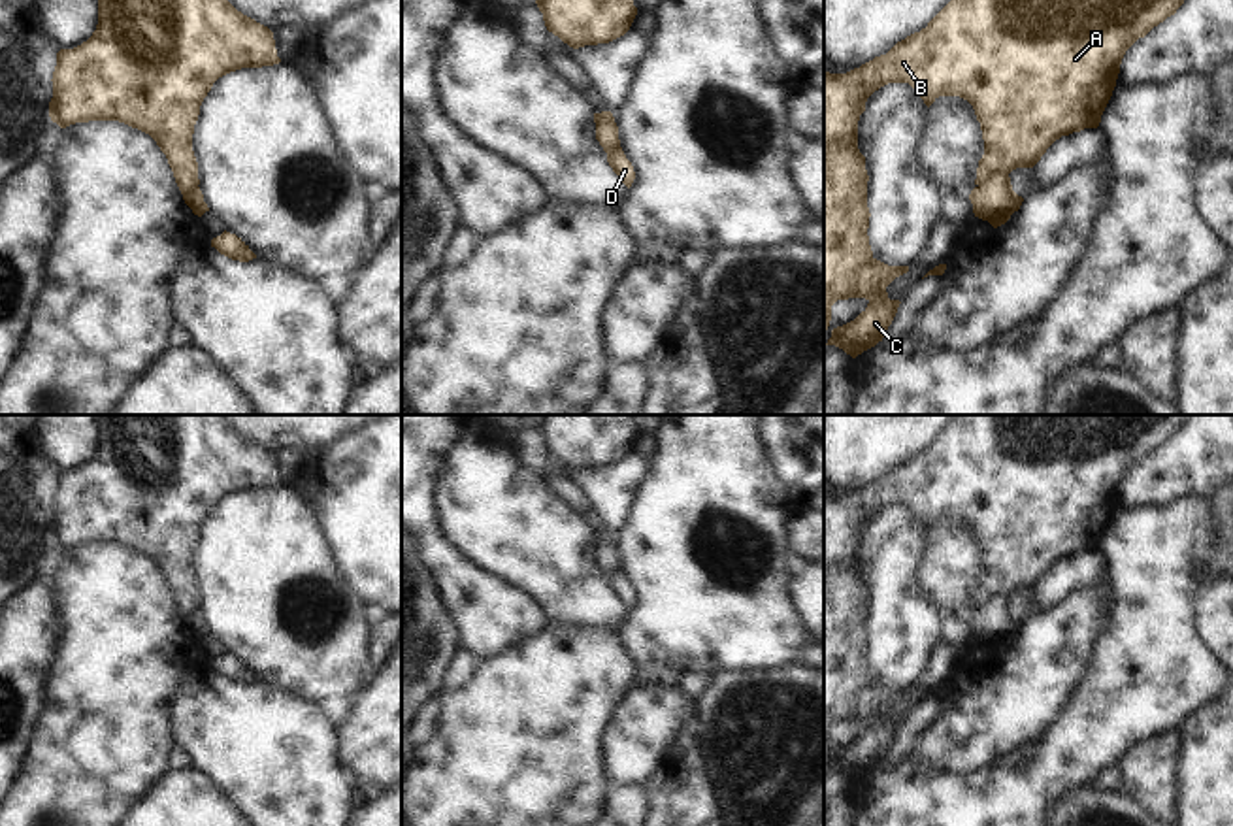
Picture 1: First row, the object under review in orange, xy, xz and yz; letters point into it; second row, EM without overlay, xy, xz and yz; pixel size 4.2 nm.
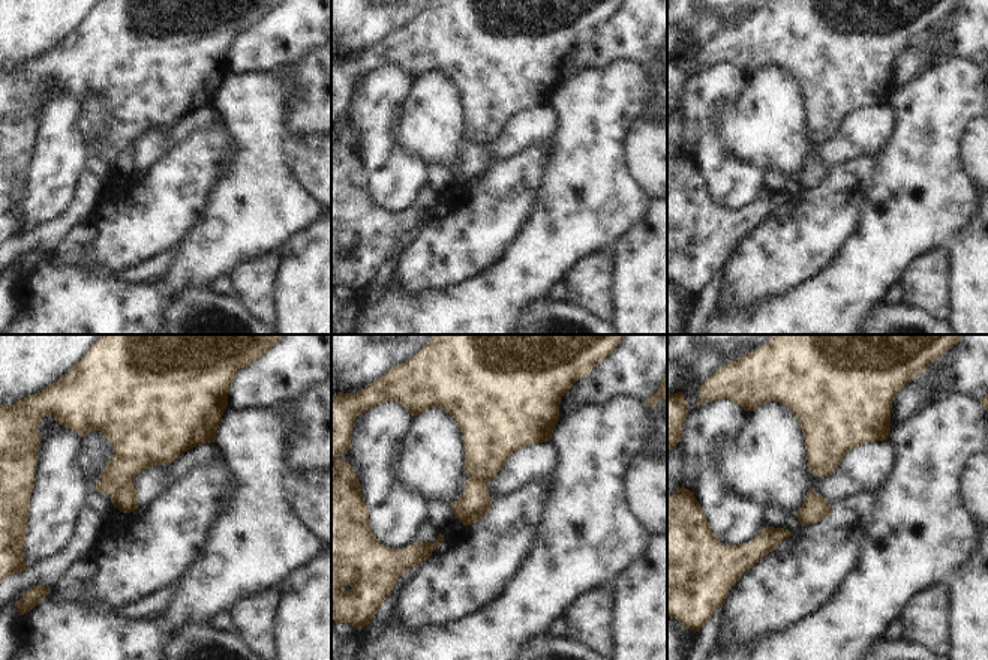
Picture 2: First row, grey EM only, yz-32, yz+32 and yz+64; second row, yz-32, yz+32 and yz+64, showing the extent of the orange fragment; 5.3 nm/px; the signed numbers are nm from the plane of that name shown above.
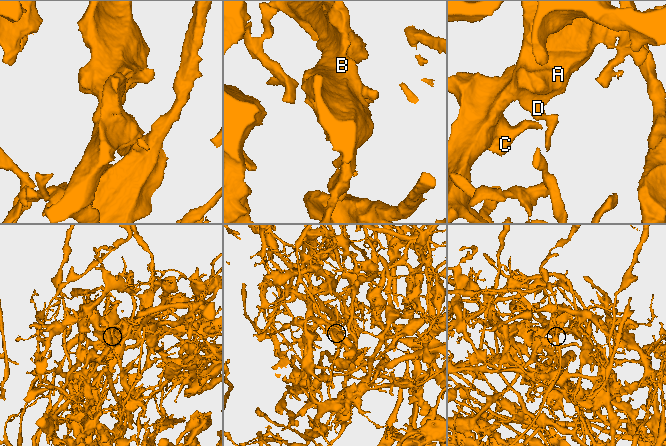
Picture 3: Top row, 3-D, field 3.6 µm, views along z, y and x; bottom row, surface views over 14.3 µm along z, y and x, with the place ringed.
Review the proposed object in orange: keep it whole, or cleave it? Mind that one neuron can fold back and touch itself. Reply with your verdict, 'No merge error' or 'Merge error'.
Merge error.

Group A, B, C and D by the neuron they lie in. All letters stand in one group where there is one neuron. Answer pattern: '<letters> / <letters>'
A B C / D

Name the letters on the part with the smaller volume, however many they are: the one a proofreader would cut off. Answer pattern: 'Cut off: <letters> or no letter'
Cut off: D

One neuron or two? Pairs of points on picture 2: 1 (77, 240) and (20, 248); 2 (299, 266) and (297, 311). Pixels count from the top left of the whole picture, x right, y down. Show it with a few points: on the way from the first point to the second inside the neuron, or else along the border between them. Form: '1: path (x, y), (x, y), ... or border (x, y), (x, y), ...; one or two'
1: border (90, 221), (78, 224), (51, 254); two
2: path (299, 276), (299, 300); one

